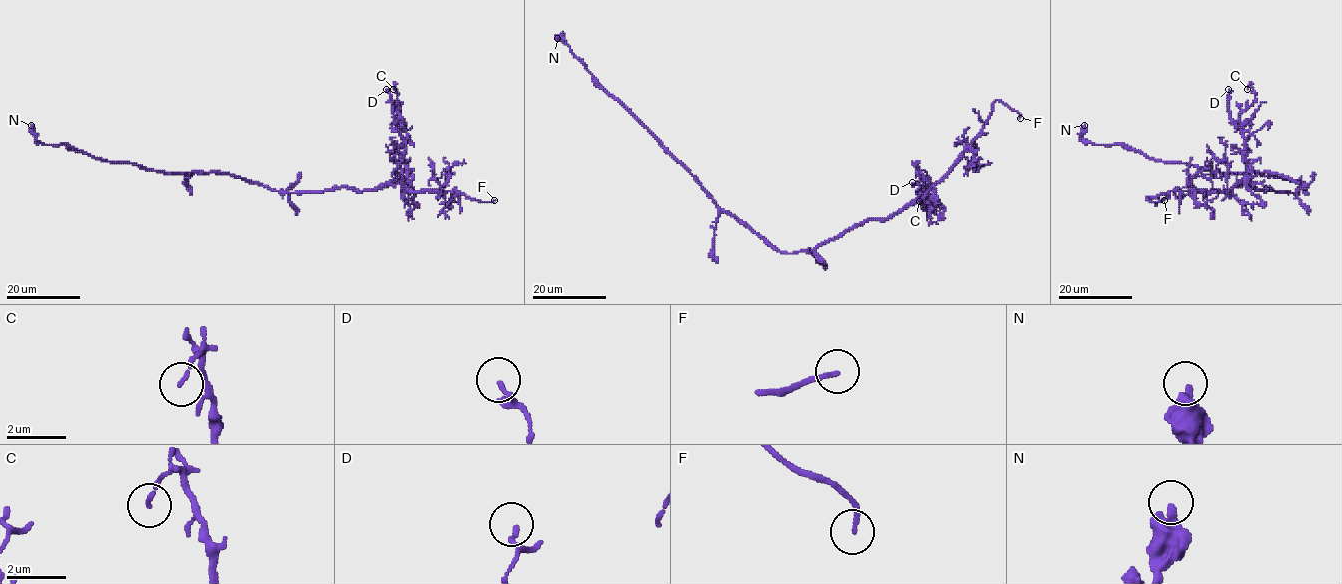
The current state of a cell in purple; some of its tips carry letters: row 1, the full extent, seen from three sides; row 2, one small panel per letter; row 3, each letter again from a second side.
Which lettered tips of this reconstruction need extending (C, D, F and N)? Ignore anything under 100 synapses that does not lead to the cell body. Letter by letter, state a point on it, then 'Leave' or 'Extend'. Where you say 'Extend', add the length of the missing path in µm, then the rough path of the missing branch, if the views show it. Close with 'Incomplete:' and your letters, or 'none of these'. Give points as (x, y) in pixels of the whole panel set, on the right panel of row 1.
C: Place: (1247, 89). Leave
D: Place: (1228, 89). Leave
F: Place: (1164, 200). Extend. Missing length about 10 µm. Course of what is missing: (1164, 200), (1178, 198), (1184, 203)
N: Place: (1084, 125). Leave
Incomplete: F

